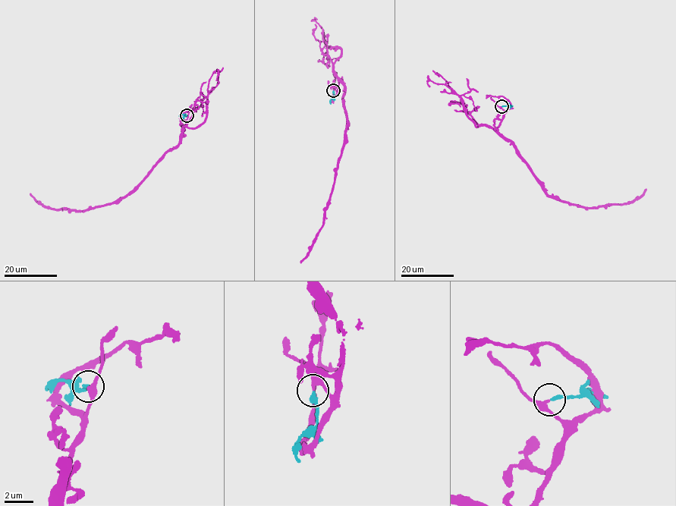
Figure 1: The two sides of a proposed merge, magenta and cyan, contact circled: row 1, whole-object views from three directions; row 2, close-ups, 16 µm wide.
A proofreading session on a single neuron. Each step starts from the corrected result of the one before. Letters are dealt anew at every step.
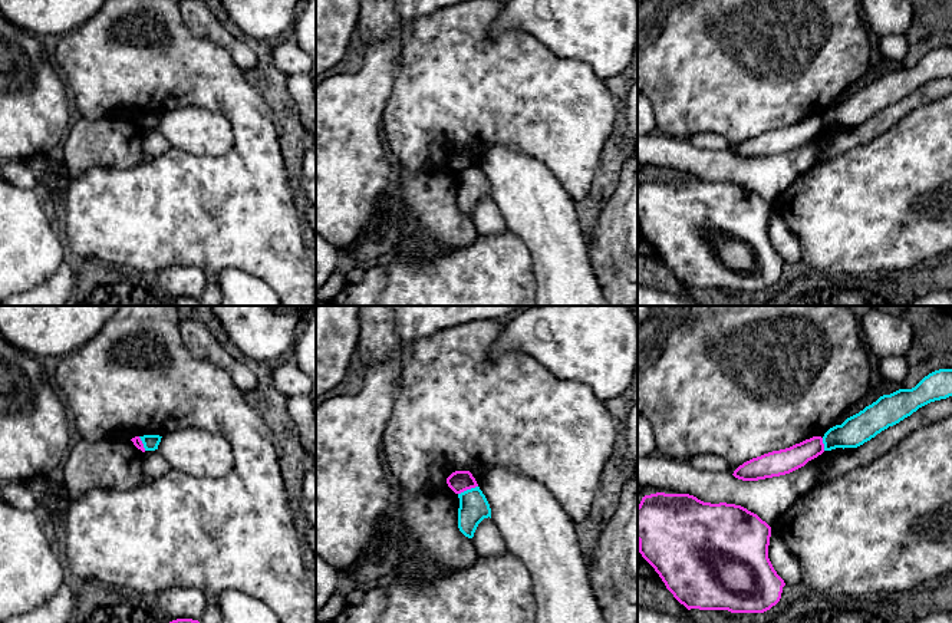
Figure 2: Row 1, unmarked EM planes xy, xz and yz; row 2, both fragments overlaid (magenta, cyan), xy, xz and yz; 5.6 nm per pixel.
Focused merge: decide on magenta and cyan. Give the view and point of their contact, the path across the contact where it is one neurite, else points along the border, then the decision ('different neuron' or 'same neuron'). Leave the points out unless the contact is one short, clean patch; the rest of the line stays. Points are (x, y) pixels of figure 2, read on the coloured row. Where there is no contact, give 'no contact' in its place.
xz (467, 488) | along xz (477, 485), (458, 494) | different neuron

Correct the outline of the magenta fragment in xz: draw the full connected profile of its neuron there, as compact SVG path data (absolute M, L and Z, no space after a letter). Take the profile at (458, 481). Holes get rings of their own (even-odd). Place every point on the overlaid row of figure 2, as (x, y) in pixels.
M455 471L447 478L448 487L455 492L461 494L467 490L478 487L475 478L470 471Z

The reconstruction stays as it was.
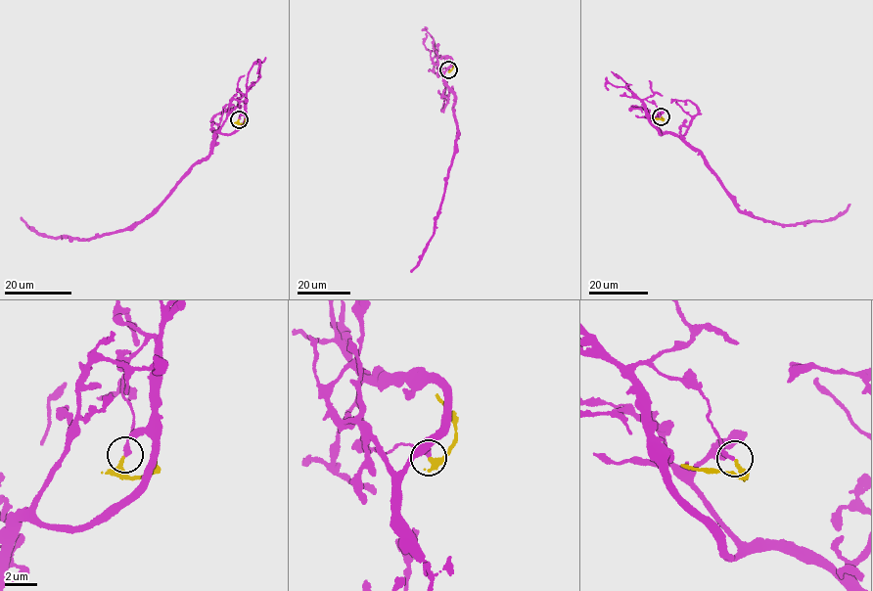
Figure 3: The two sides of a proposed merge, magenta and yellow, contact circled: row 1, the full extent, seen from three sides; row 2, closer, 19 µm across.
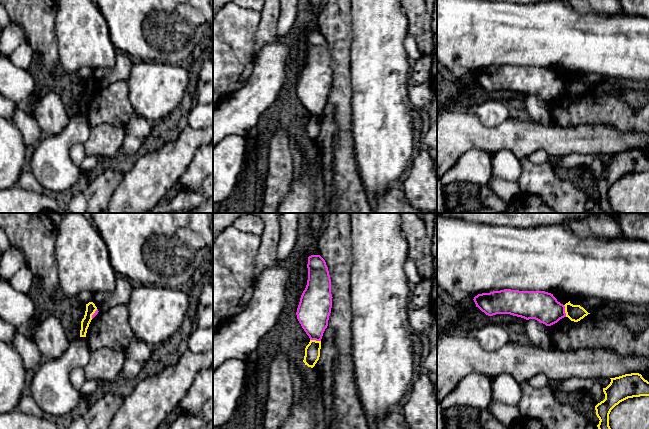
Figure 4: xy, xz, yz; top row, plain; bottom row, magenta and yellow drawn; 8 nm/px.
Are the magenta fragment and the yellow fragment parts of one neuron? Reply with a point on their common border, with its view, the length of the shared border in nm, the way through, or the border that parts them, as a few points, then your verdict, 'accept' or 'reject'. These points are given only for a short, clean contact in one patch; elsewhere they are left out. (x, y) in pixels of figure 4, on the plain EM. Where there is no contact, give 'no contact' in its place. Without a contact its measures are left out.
meets magenta in yz at (564, 87); contact 100 nm long; border along yz (563, 81), (566, 92); reject

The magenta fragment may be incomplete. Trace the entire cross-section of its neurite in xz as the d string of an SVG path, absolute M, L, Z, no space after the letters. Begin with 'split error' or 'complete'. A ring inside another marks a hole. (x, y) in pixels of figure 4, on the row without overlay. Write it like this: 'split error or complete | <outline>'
complete | M320 31L308 33L308 56L297 84L297 95L310 116L321 117L332 84L331 55Z

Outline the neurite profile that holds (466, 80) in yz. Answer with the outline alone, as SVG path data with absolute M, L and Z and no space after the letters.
M466 74L459 78L455 78L454 83L458 86L470 86L476 83L476 80L473 75Z

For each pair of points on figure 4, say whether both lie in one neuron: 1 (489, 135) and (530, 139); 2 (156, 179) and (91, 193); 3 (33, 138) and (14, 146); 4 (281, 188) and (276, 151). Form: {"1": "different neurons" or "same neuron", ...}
{"1": "same neuron", "2": "different neurons", "3": "different neurons", "4": "same neuron"}

